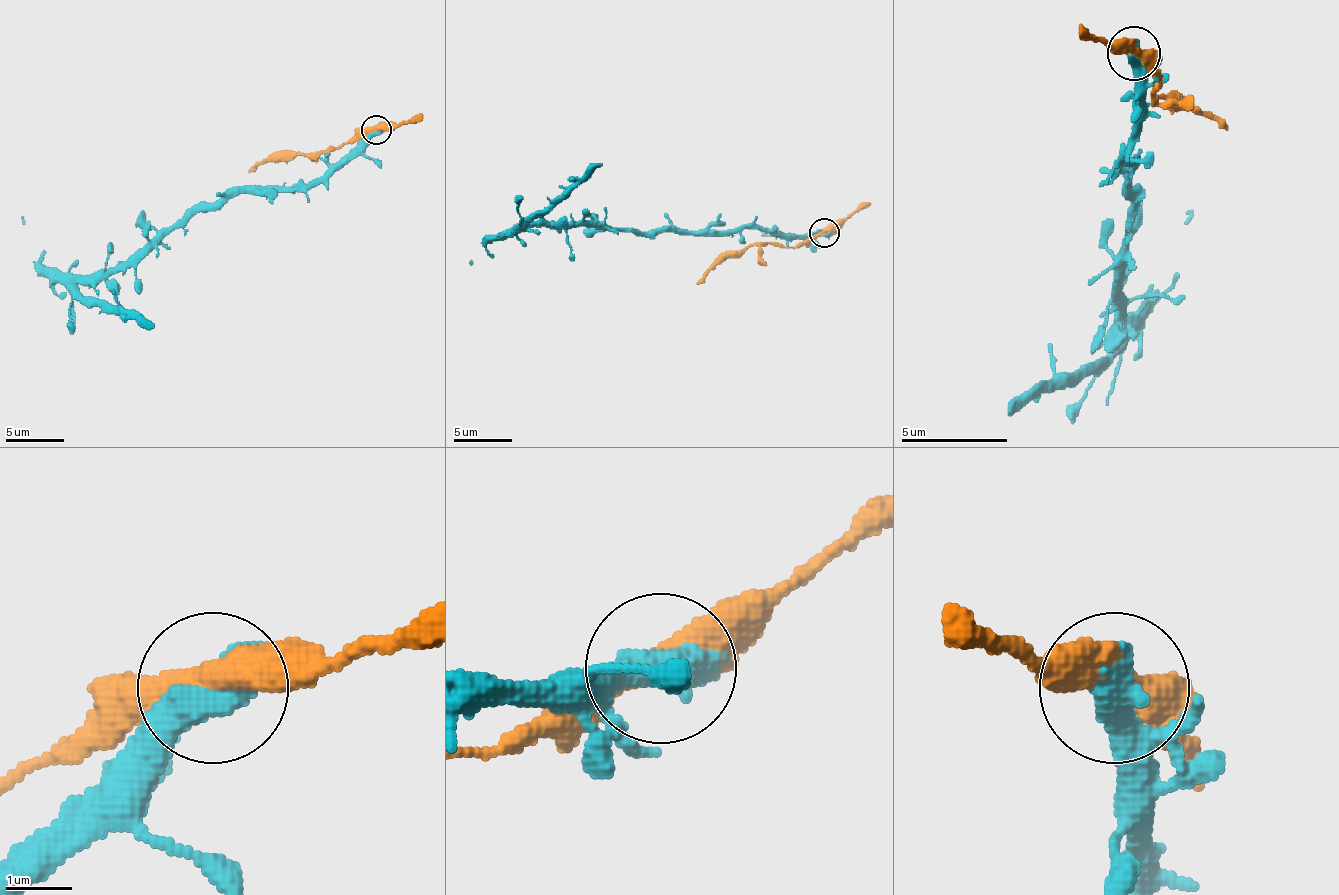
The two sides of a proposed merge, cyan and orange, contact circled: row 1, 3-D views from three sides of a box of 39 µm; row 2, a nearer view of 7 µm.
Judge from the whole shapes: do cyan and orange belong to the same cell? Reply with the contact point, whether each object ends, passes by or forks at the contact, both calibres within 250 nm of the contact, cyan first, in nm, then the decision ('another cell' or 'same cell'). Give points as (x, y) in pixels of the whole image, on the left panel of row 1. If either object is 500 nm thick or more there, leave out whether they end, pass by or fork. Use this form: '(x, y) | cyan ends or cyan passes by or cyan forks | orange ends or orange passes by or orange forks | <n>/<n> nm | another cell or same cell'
(376, 130) | 700/400 nm | another cell

